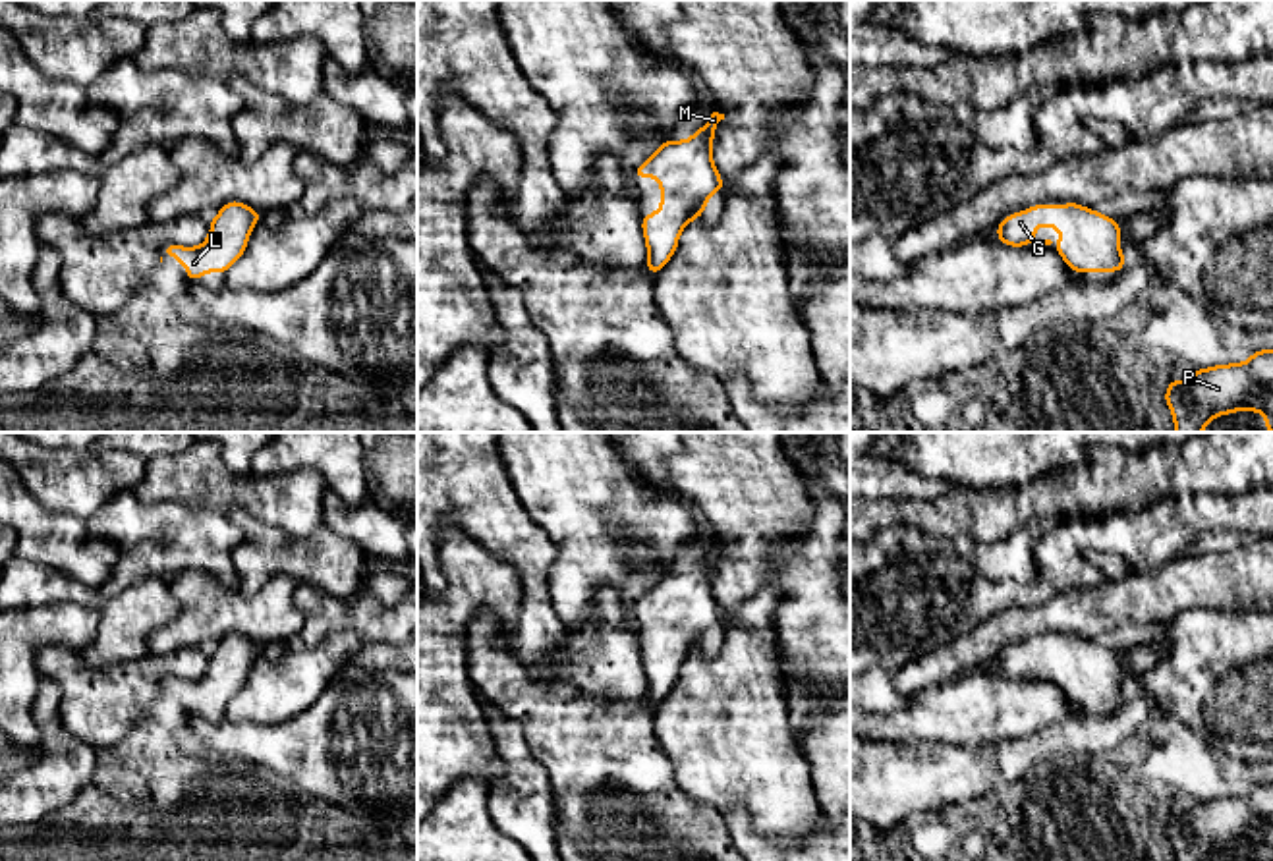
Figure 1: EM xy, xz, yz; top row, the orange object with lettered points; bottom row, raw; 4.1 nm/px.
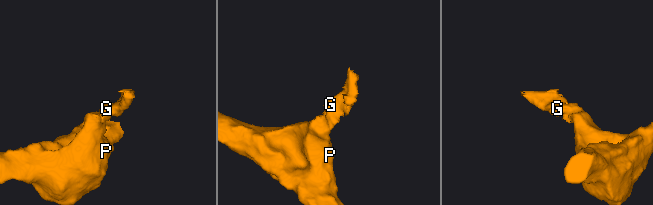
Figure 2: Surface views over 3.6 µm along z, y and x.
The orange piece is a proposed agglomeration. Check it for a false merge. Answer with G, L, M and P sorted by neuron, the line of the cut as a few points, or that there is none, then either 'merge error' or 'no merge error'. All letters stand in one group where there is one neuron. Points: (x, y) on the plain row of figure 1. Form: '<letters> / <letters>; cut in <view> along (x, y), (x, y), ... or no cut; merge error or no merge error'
G L M P; no cut; no merge error

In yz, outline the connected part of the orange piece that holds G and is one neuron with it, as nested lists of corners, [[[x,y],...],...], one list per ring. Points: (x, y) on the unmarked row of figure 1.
[[[1078,635],[1014,645],[999,654],[997,672],[1010,680],[1032,678],[1037,656],[1061,662],[1055,683],[1074,705],[1120,705],[1128,695],[1120,685],[1120,654]]]

